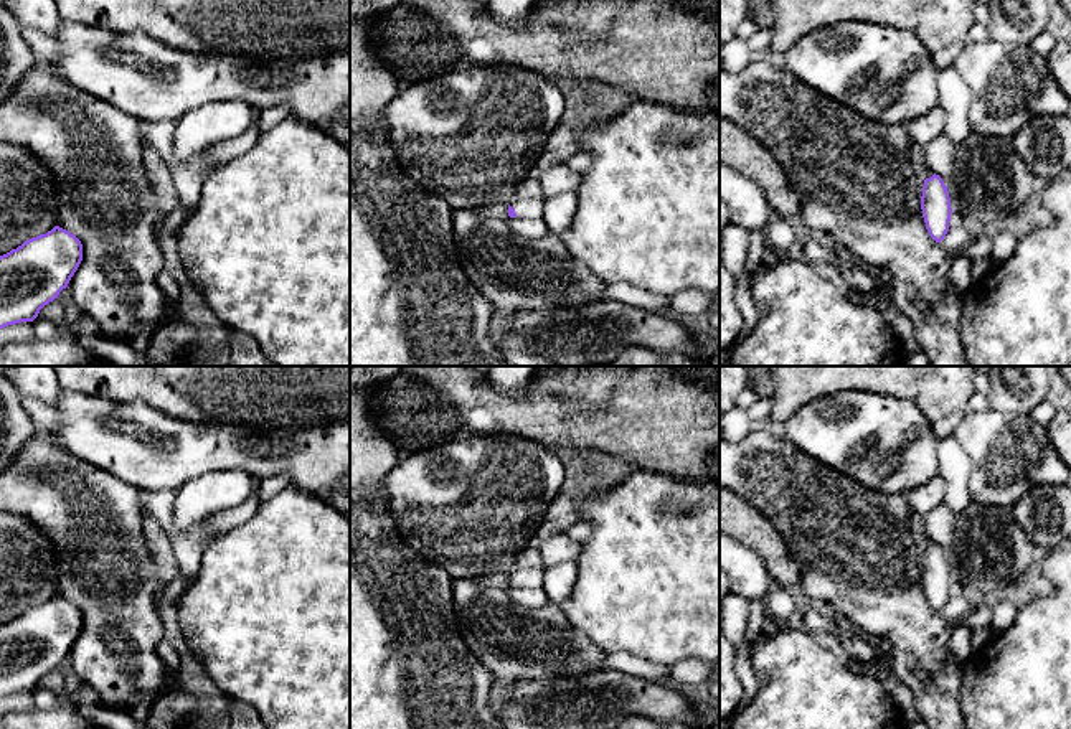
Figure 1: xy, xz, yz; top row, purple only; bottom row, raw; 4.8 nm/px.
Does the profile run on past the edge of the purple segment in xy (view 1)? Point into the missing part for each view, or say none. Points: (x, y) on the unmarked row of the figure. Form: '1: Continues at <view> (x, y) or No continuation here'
1: No continuation here

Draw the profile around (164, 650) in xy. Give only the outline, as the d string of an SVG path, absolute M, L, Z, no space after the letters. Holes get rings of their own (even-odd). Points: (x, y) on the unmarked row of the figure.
M165 640L157 647L157 655L168 670L177 671L180 656Z

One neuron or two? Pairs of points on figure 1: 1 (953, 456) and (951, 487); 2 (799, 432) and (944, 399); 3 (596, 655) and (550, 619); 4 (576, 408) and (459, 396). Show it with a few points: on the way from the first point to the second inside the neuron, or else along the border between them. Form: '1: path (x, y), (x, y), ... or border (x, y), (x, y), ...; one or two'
1: path (953, 464), (953, 479); one
2: border (880, 393), (910, 399), (938, 439); two
3: path (585, 655), (560, 630); one
4: path (547, 408), (489, 408); one

